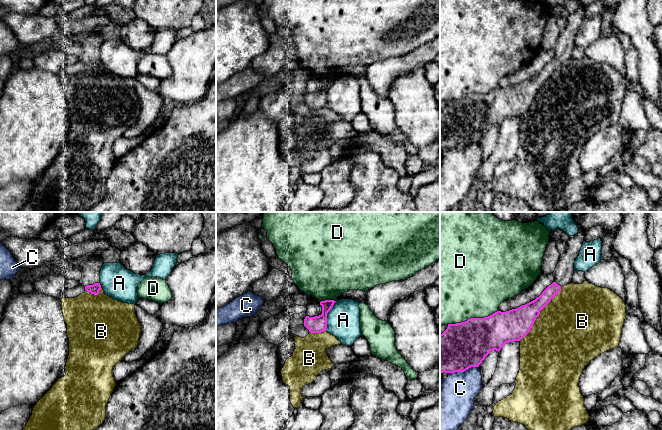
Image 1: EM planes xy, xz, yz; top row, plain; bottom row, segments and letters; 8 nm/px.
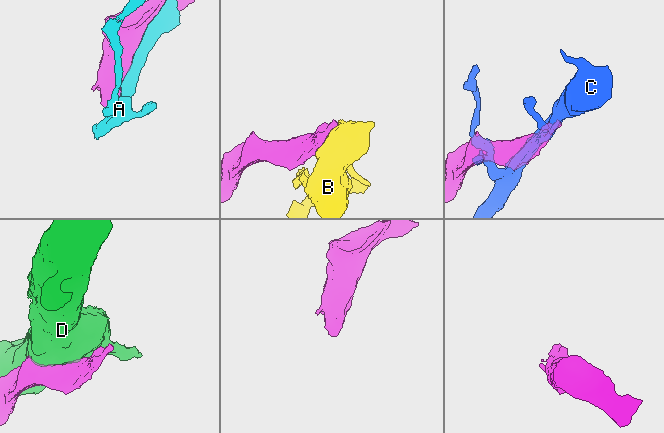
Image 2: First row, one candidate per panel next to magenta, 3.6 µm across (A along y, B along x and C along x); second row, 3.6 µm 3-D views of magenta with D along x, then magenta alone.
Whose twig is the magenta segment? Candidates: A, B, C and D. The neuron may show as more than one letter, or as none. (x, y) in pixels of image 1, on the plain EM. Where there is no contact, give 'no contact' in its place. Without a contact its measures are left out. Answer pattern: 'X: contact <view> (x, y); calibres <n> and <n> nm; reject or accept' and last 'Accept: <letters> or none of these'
A: contact xz (326, 92); calibres 140 and 280 nm; reject
B: contact yz (539, 89); calibres 240 and 500 nm; reject
C: contact yz (463, 147); calibres 380 and 360 nm; reject
D: contact yz (472, 94); calibres 380 and 500 nm; reject
Accept: none of these

